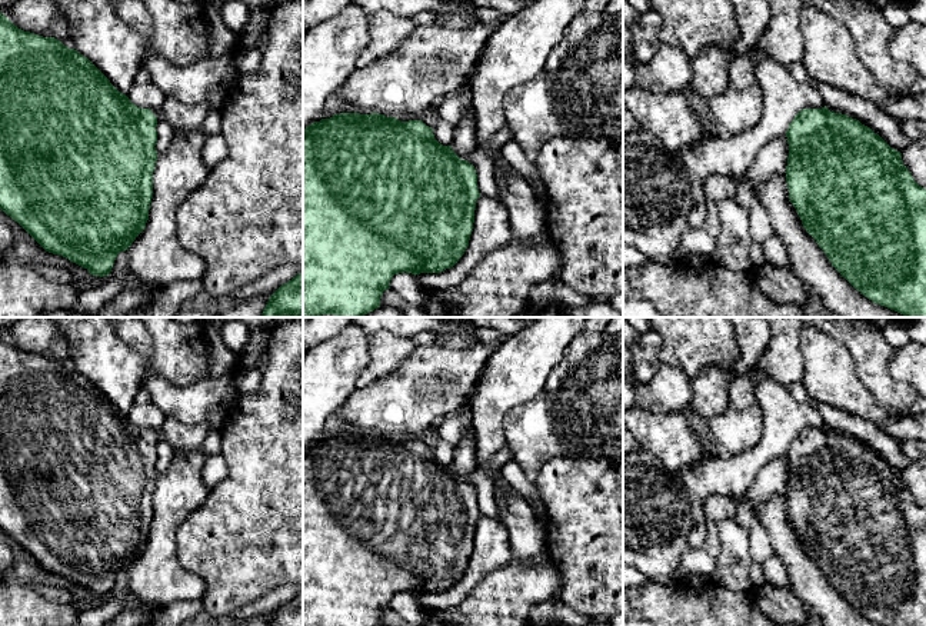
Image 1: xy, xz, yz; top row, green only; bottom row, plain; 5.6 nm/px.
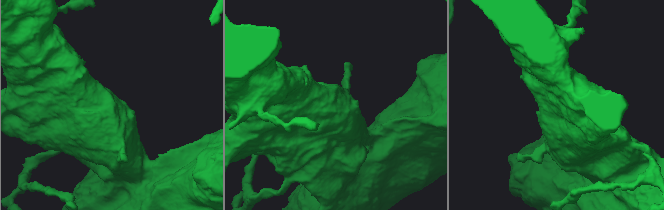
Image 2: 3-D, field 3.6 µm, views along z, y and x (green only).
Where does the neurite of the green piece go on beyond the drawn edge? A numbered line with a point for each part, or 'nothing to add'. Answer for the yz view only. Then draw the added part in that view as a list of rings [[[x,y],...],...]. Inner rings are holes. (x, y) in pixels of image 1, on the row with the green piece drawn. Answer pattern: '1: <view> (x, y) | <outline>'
nothing to add

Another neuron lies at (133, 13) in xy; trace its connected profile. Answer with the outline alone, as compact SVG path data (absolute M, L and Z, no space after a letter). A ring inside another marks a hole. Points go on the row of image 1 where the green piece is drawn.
M113 0L116 14L137 34L149 37L153 30L153 19L141 0Z

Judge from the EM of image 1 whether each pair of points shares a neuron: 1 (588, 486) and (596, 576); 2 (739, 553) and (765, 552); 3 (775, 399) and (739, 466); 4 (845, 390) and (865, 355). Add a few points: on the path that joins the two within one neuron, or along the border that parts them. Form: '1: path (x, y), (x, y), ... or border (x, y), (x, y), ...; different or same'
1: path (592, 509), (592, 538), (596, 542), (596, 553); same
2: border (736, 522), (746, 530), (748, 552), (753, 560); different
3: path (775, 418), (775, 438), (758, 455); same
4: border (838, 340), (853, 358), (858, 378), (873, 398); different

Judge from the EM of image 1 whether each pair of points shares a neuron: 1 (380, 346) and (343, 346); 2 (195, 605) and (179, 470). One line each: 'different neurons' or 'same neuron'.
1: different neurons
2: different neurons

